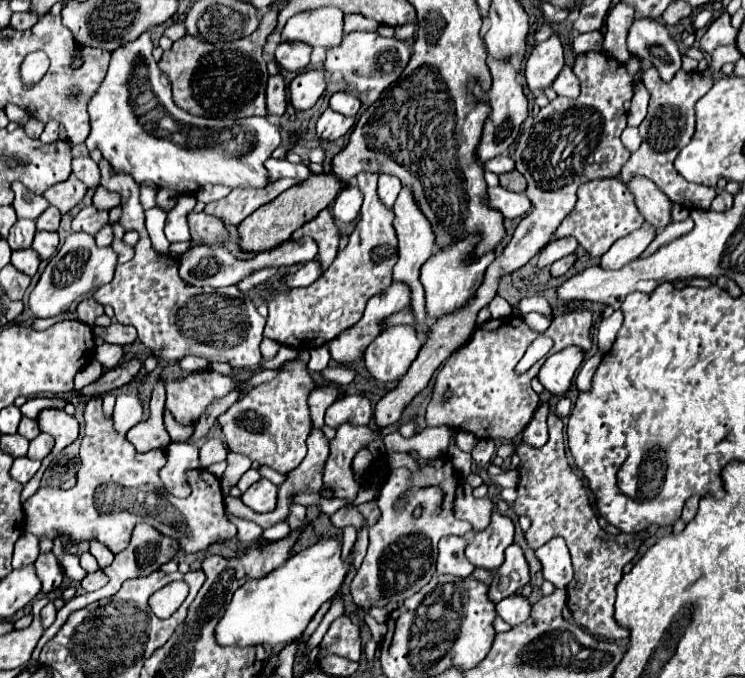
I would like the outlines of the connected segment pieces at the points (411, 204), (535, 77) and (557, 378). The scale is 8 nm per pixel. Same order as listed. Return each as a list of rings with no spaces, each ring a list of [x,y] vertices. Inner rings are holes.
[[[402,188],[398,194],[398,200],[394,204],[394,228],[396,228],[396,236],[398,236],[398,264],[394,266],[394,280],[396,282],[404,282],[410,288],[410,306],[416,318],[416,330],[420,336],[428,336],[428,324],[426,324],[426,308],[424,308],[424,286],[420,282],[420,266],[432,256],[434,252],[434,234],[430,228],[430,222],[424,218],[424,214],[420,212],[418,204],[414,202],[412,194],[408,188]]]
[[[558,34],[536,44],[526,60],[526,82],[530,90],[548,88],[564,68],[564,50]]]
[[[568,346],[552,354],[540,368],[540,374],[538,374],[540,384],[556,396],[566,394],[566,390],[574,380],[574,374],[584,362],[584,356],[586,356],[584,350],[576,350],[576,346]]]

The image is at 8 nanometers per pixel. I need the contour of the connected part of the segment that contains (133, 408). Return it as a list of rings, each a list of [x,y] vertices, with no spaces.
[[[122,396],[116,400],[112,420],[118,434],[126,434],[128,428],[142,420],[142,404],[138,396]]]

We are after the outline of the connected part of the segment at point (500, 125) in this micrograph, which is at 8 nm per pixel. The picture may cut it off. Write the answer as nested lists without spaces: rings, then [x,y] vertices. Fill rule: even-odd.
[[[488,58],[488,68],[492,74],[492,90],[484,92],[480,86],[474,86],[474,96],[492,106],[492,114],[488,116],[488,122],[484,124],[484,134],[482,134],[482,140],[478,146],[478,158],[484,164],[488,160],[504,154],[510,148],[510,144],[516,140],[516,136],[520,132],[522,122],[528,116],[528,100],[522,92],[522,84],[516,80],[516,70],[512,68],[512,64]]]

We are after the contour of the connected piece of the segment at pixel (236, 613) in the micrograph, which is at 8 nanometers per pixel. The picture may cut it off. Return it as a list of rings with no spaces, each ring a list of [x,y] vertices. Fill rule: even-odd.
[[[336,538],[320,540],[312,546],[296,552],[294,556],[290,556],[286,560],[286,564],[272,570],[264,578],[254,578],[254,580],[244,582],[234,592],[230,604],[226,606],[226,612],[222,614],[220,622],[216,624],[216,630],[214,630],[216,642],[220,646],[276,646],[276,644],[288,644],[288,642],[296,640],[304,632],[304,628],[308,626],[308,622],[312,620],[316,610],[322,606],[322,602],[334,598],[334,594],[342,586],[342,580],[348,574],[352,558],[348,562],[342,562],[340,546],[342,546],[342,542]]]

